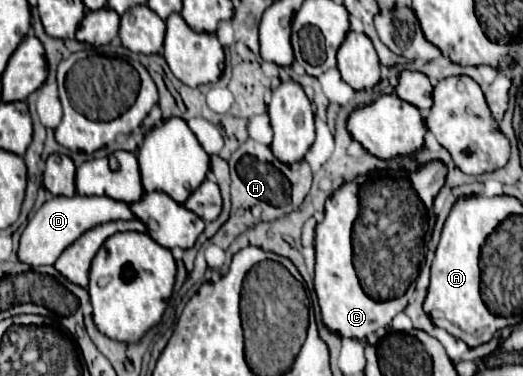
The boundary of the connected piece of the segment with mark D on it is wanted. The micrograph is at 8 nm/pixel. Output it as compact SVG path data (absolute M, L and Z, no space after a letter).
M74 195L74 197L52 197L48 199L28 221L22 237L20 237L20 245L18 245L18 261L26 263L30 267L40 267L40 265L54 265L56 259L60 257L60 253L70 247L82 233L108 223L108 221L128 221L134 219L134 213L130 211L130 207L122 201L114 201L110 197L82 197L82 195Z

